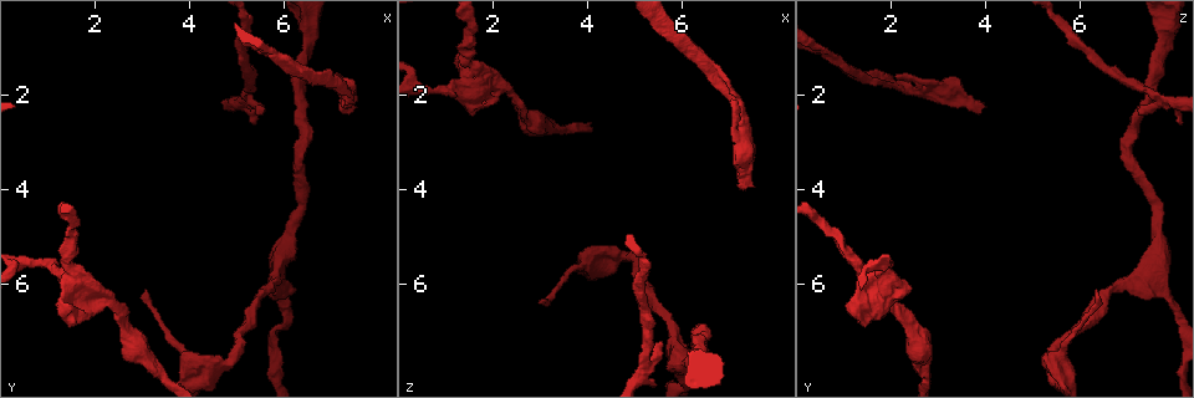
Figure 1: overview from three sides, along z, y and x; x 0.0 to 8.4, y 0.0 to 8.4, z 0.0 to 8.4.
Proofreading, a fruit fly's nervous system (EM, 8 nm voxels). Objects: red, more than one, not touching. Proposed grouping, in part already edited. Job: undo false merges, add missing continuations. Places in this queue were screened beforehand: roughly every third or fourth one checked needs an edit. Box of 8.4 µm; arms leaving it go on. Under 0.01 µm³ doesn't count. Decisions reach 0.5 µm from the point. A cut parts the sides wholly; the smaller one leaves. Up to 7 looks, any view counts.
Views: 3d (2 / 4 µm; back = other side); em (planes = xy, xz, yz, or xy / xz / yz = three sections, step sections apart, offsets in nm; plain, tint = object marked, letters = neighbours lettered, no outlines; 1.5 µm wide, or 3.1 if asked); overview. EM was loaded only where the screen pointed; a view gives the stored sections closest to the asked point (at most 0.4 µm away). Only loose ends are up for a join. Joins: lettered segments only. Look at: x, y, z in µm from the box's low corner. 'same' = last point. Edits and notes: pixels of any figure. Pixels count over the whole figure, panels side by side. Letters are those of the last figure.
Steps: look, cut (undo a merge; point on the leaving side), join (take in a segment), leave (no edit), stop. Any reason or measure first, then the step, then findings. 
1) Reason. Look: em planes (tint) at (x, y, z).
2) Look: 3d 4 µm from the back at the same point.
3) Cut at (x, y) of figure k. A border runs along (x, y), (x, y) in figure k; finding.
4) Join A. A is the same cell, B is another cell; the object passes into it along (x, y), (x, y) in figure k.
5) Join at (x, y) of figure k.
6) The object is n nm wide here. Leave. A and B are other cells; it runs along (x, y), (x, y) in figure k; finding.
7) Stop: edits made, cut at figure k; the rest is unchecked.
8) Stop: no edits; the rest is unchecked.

An open end. Look: 3d 4 µm at (3.05, 6.20, 6.35).

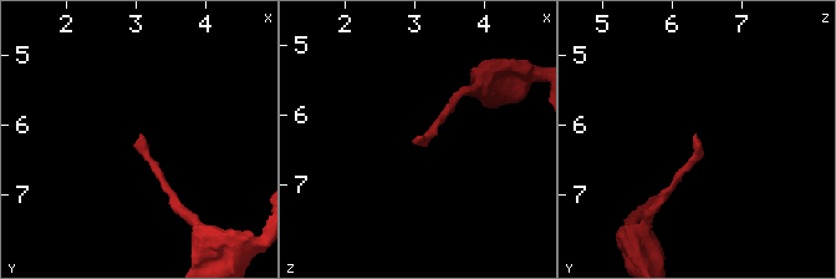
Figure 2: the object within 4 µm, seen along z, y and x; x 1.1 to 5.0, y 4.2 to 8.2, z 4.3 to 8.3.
Look: em planes (letters) at (3.05, 6.15, 6.30).

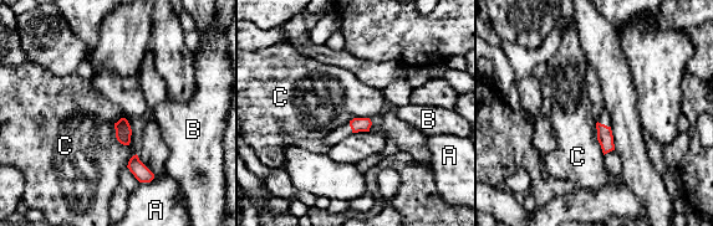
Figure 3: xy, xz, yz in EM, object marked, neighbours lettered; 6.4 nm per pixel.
The longest contact is with C, 200 nm. Leave. A, B and C are other cells; a border runs along (121, 117), (115, 137), (128, 145) in figure 3; none of them fits.

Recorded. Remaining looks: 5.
Sharp bend. Look: em planes (tint) at (4.90, 7.50, 5.40).

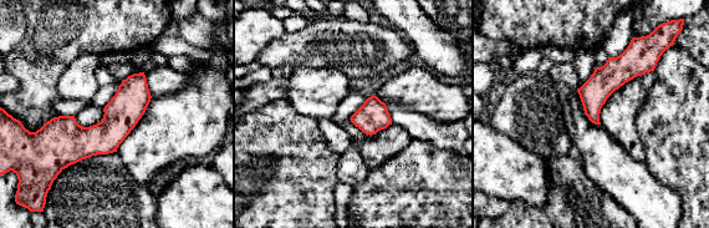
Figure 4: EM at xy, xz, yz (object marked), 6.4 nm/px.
What lies round it. Look: em planes (letters) at the same point.

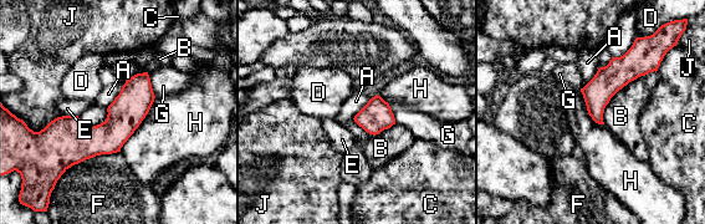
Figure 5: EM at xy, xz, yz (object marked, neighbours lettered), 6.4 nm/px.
Leave. A, B, C, D, E, F, G, H and J are other cells; it runs along (146, 77), (100, 137), (49, 137) in figure 5; one neuron here.

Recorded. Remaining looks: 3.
An open end. Look: em xy step 8 (letters) at (5.60, 2.25, 7.25).

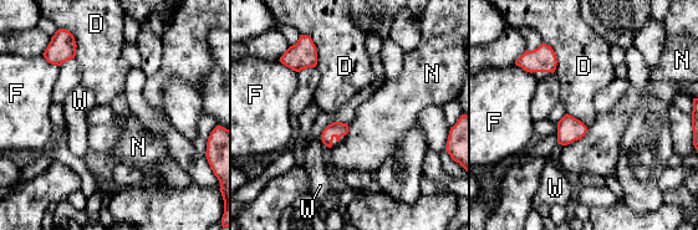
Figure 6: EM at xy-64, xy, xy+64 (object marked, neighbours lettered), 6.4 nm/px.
Leave. D, F, N and W are other cells; none of them fits.

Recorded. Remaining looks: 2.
Stop: no edits; the rest is unchecked.

